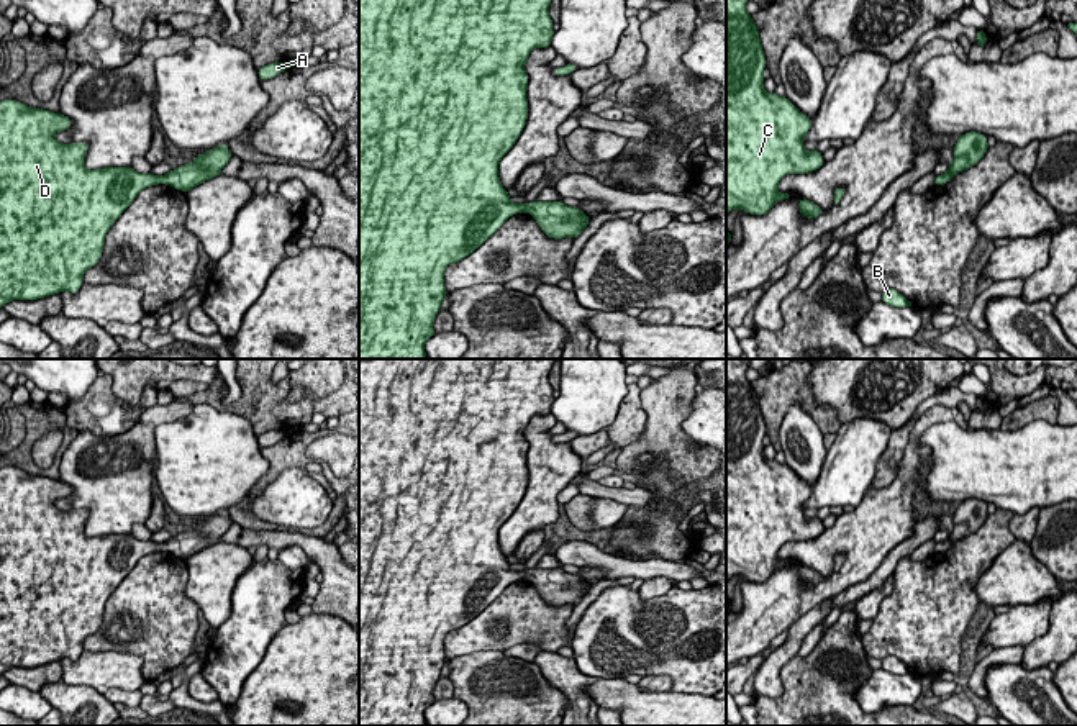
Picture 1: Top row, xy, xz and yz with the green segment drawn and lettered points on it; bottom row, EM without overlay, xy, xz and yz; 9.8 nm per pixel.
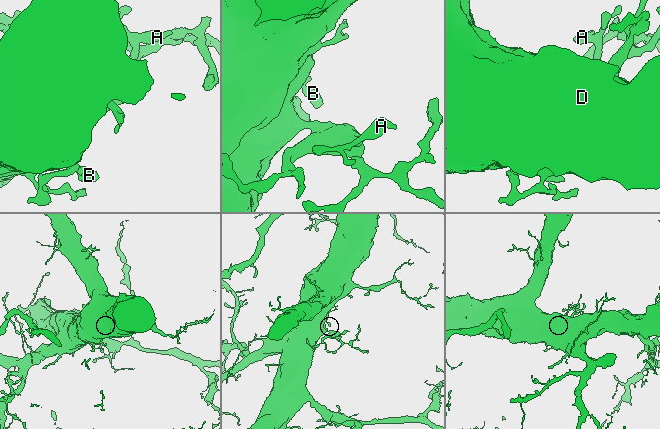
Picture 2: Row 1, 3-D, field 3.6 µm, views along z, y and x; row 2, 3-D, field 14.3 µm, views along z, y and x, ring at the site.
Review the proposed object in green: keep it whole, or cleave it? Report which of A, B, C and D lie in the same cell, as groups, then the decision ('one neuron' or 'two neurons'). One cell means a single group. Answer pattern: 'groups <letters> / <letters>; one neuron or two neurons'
groups A B C D; one neuron

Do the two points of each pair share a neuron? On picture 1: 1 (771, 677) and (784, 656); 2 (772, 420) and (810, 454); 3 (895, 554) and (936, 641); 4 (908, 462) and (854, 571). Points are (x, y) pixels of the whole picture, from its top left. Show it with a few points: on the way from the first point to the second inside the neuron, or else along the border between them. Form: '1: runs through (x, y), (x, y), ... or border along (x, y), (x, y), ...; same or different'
1: runs through (771, 672), (779, 661); same
2: border along (799, 402), (787, 410), (779, 430), (781, 449); different
3: border along (907, 556), (899, 561), (892, 574); different
4: runs through (902, 489), (884, 518), (864, 538), (864, 544); same

